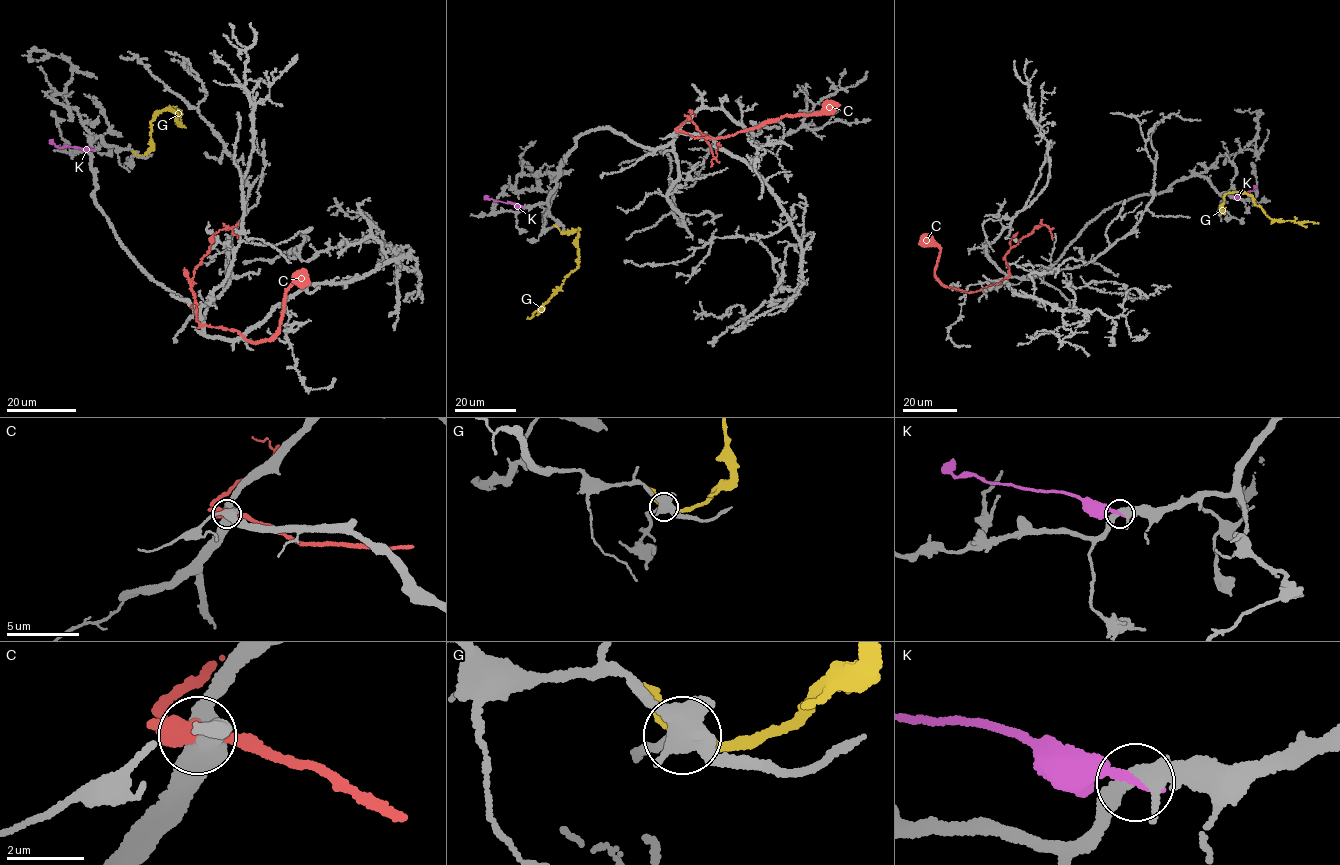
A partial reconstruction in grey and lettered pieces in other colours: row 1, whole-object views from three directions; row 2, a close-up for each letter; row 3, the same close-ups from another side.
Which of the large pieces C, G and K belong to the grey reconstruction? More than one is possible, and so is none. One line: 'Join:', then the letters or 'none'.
Join: none

